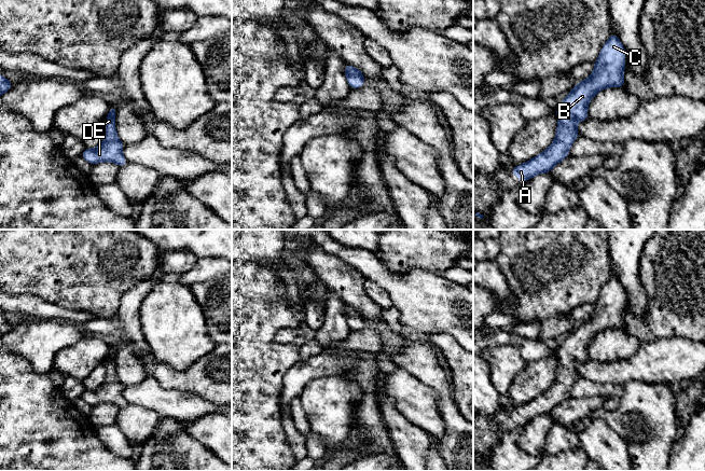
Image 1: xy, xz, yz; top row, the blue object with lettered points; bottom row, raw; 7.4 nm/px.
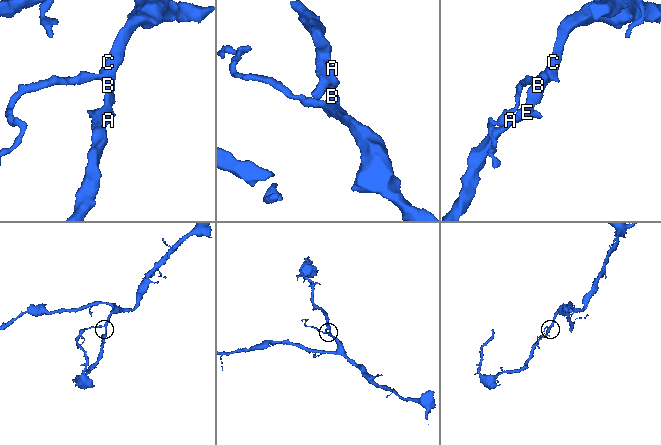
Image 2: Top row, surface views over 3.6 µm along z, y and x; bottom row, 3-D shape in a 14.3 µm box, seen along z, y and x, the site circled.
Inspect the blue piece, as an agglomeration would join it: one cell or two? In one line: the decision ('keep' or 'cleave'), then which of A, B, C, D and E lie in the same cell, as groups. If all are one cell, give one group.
keep; A B C D E

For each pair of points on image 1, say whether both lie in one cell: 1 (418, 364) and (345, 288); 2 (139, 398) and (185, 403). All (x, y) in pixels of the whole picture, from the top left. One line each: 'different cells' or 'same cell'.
1: different cells
2: same cell

